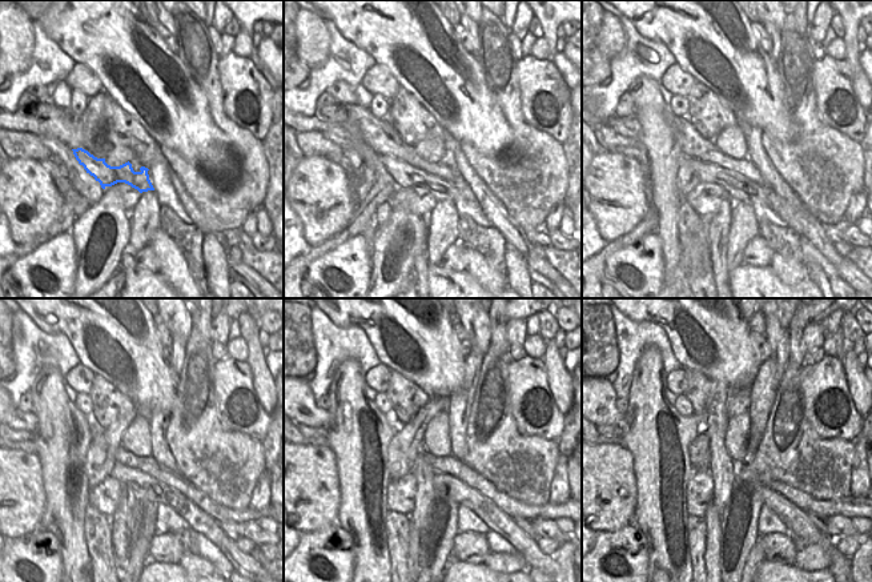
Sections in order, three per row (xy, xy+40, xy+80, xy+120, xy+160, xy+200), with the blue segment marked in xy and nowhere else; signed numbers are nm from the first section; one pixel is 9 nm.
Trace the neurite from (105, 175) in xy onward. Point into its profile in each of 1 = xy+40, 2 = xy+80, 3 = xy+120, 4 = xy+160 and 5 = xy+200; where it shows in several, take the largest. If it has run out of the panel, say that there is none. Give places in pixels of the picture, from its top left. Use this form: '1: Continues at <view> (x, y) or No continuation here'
1: Continues at xy+40 (405, 175)
2: Continues at xy+80 (739, 188)
3: Continues at xy+120 (144, 486)
4: Continues at xy+160 (458, 490)
5: Continues at xy+200 (766, 493)

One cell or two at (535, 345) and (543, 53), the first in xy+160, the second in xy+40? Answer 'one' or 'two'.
one

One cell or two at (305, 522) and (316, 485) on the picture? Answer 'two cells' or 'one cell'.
one cell

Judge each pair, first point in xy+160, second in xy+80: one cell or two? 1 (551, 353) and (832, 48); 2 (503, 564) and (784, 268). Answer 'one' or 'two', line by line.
1: two
2: one

